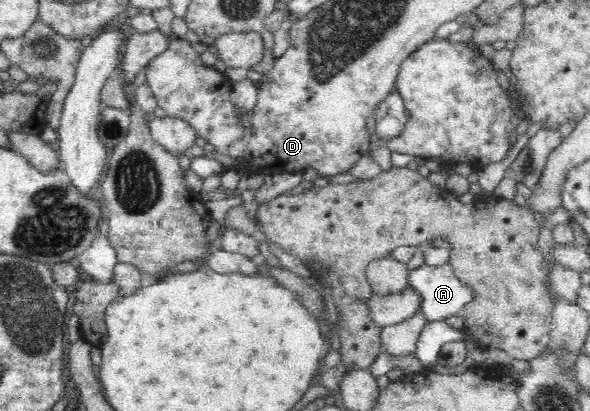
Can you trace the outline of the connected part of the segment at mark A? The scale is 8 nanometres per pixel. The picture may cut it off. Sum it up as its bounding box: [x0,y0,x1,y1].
[407,264,473,322]

